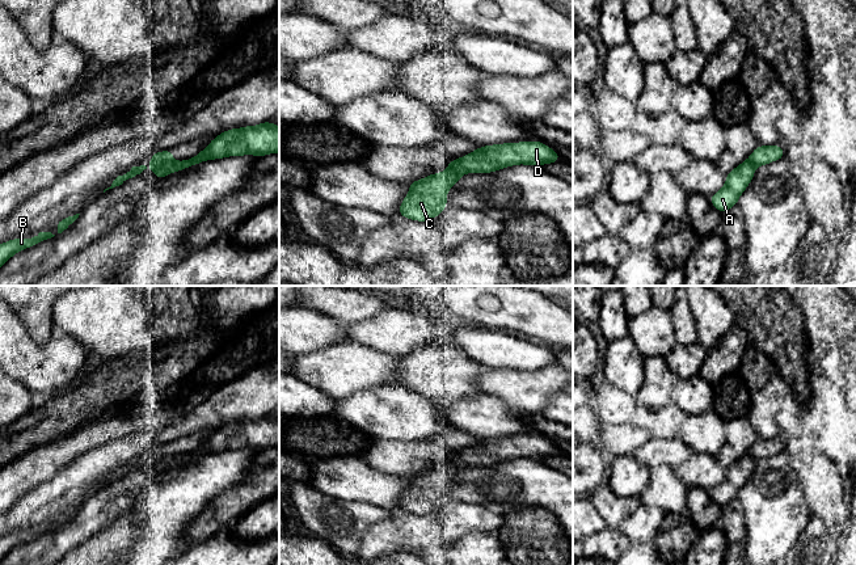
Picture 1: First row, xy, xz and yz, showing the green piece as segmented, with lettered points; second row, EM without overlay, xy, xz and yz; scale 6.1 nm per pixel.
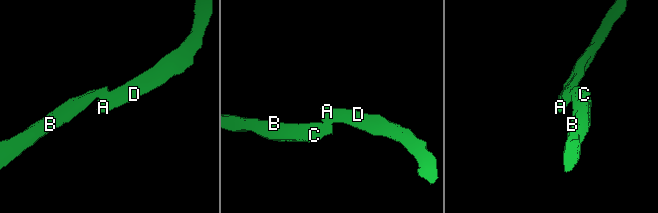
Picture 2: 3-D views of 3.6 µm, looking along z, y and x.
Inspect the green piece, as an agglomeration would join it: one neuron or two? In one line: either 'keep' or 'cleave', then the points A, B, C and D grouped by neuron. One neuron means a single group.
cleave | A D / B C

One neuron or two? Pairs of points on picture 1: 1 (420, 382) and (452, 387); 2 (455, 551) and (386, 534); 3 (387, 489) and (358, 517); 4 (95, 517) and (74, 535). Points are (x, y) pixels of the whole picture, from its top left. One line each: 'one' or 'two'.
1: one
2: two
3: two
4: one

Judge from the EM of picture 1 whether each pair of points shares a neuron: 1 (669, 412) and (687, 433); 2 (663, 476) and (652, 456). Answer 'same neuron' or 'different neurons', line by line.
1: different neurons
2: different neurons

